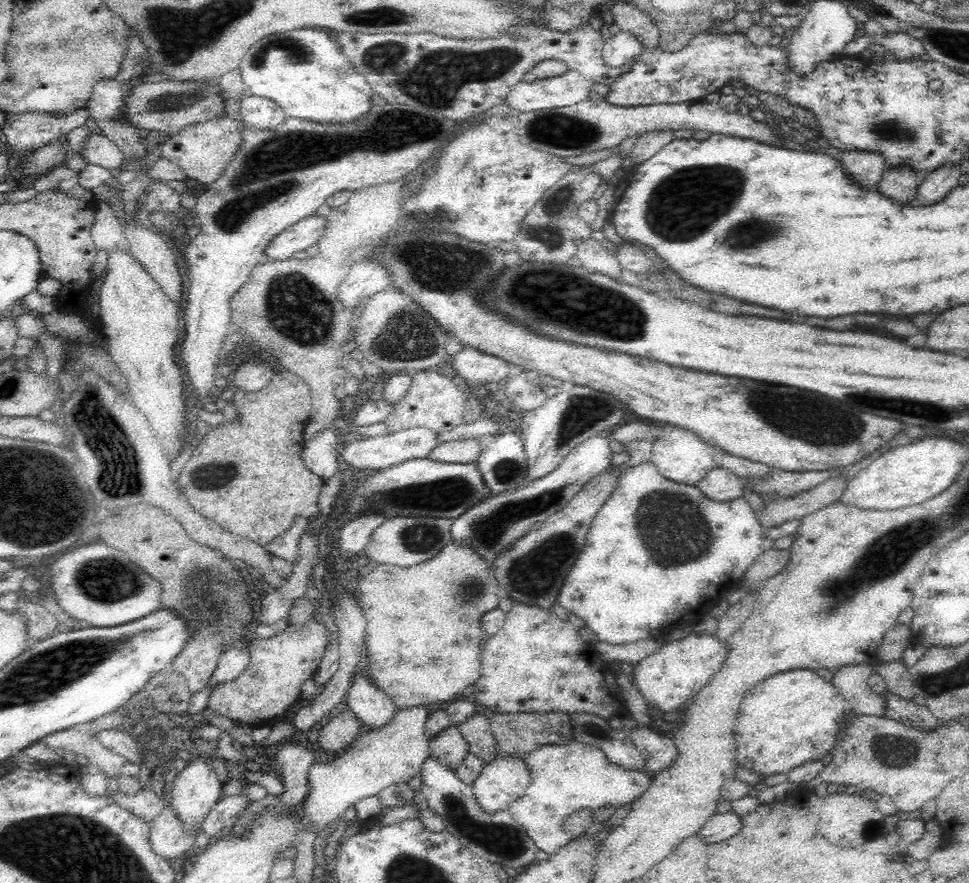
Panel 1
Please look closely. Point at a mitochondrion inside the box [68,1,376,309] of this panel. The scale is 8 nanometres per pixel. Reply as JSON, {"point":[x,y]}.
{"point":[277,49]}

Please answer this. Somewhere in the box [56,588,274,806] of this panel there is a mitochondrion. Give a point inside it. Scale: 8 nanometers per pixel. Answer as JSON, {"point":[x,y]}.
{"point":[216,615]}

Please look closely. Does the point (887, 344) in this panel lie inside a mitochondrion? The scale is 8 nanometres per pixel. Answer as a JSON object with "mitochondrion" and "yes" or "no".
{"mitochondrion":"no"}

